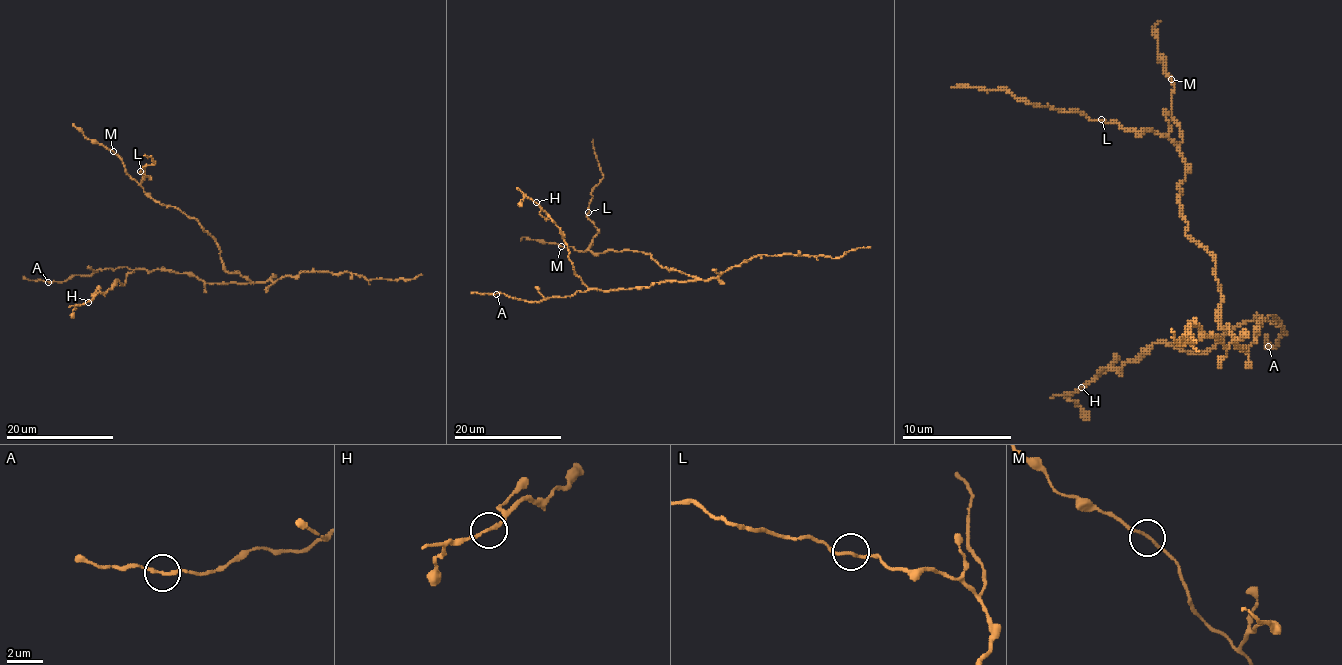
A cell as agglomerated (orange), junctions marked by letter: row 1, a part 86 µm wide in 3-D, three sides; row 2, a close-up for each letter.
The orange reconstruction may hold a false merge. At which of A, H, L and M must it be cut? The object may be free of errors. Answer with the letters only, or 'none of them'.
none of them

